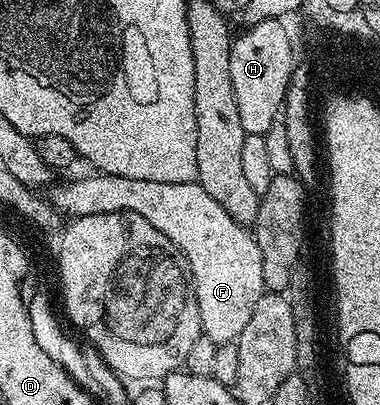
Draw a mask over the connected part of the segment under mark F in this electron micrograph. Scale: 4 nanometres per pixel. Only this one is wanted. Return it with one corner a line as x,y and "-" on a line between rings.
92,173
93,175
85,175
82,179
73,179
70,183
65,183
62,187
54,186
53,199
51,203
58,212
61,211
68,217
91,217
99,213
119,213
120,211
130,211
131,213
139,213
139,217
144,217
147,221
151,221
151,225
155,225
155,229
159,229
159,233
163,233
163,237
167,237
170,241
181,250
183,257
187,261
187,265
191,269
191,277
193,278
193,288
195,289
195,297
199,305
199,317
201,318
201,334
211,337
211,341
218,343
232,343
239,337
239,333
243,333
243,329
247,325
247,321
251,321
251,313
255,313
255,305
259,305
262,295
266,294
265,282
263,281
263,257
259,253
259,245
250,228
244,227
239,221
235,221
231,217
231,213
227,213
227,209
223,209
223,205
219,205
219,201
215,201
215,197
211,197
211,193
207,193
202,189
200,183
194,181
191,183
164,183
163,181
139,181
131,177
119,177
118,175
106,175
104,173

